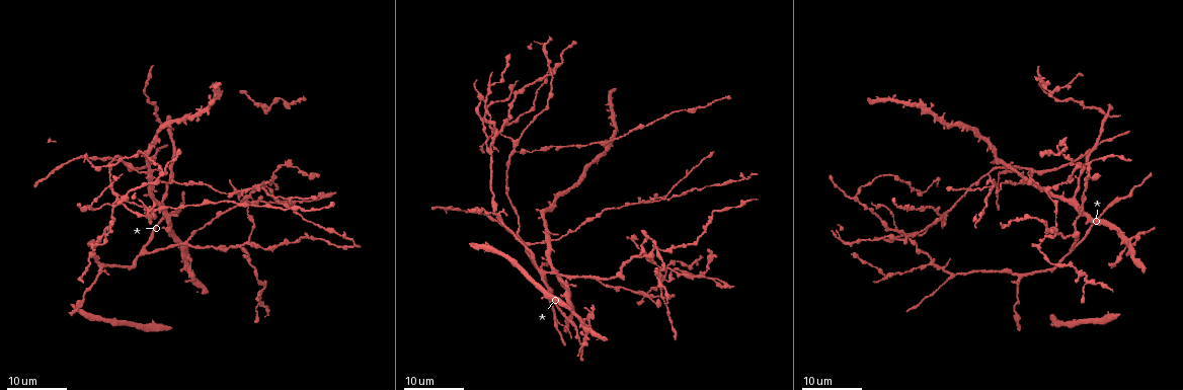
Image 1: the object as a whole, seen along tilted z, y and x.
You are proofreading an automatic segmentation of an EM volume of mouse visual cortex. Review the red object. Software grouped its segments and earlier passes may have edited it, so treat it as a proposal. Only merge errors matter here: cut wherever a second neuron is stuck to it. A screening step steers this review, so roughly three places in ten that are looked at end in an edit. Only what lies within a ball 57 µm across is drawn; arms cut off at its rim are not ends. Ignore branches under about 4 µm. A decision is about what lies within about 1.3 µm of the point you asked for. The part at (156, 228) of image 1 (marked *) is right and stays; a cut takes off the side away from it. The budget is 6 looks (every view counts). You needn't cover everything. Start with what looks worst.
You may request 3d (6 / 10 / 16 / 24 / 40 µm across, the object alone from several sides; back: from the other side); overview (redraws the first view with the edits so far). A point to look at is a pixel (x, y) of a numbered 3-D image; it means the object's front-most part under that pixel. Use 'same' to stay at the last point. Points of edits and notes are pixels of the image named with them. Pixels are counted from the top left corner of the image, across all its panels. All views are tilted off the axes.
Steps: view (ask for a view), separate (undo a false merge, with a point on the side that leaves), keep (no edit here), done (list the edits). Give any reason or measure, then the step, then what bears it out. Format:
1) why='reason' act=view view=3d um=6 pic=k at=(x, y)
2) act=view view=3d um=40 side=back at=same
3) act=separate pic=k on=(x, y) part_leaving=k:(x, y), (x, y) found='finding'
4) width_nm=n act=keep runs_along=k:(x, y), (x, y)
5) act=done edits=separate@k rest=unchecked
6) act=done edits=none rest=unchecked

why='four or more arms meet' act=view view=3d um=24 pic=1 at=(661, 296)

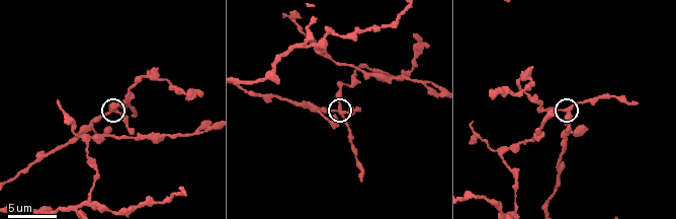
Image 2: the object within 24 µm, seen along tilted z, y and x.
act=view view=3d um=10 pic=2 at=(339, 106)

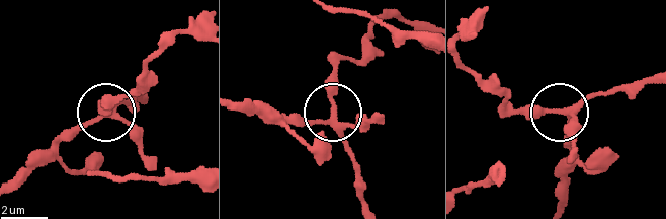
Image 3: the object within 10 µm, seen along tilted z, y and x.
arms=4 act=keep found='continuous, no second neuron'

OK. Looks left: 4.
why='three-way junction' act=view view=3d um=24 pic=1 at=(516, 150)

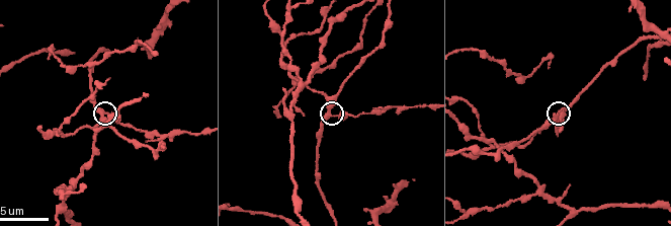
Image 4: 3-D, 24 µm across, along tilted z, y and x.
act=view view=3d um=10 pic=4 at=(329, 115)

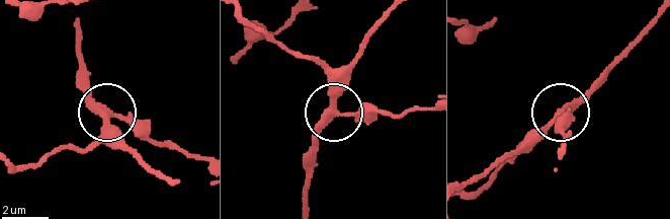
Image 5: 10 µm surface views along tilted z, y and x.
arms=3 act=keep found='continuous, no second neuron'

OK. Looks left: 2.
why='three-way junction' act=view view=3d um=24 pic=1 at=(993, 185)

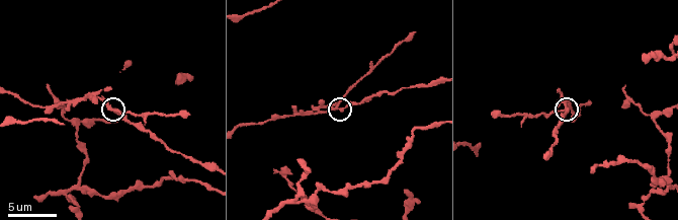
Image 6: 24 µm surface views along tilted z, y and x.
act=view view=3d um=10 pic=6 at=(563, 109)

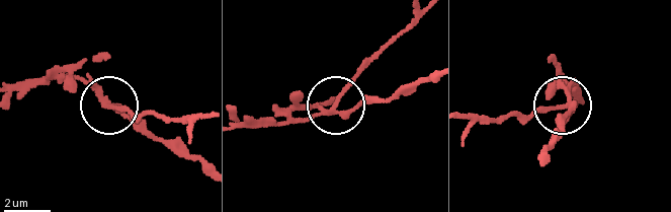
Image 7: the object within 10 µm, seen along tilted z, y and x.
width_nm=190 act=separate pic=7 on=(137, 115) part_leaving=7:(113, 109), (170, 119), (205, 114) found='two neurons meet here'

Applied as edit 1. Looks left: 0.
act=done edits=separate@7 rest=unchecked

